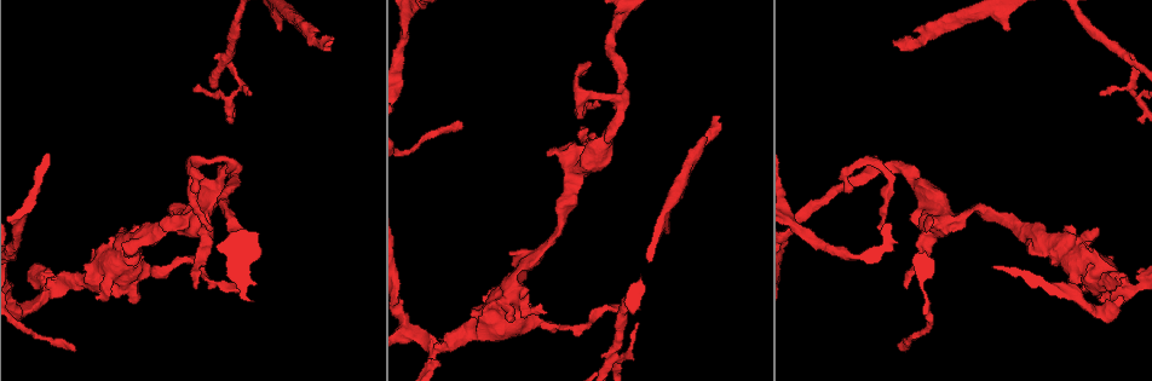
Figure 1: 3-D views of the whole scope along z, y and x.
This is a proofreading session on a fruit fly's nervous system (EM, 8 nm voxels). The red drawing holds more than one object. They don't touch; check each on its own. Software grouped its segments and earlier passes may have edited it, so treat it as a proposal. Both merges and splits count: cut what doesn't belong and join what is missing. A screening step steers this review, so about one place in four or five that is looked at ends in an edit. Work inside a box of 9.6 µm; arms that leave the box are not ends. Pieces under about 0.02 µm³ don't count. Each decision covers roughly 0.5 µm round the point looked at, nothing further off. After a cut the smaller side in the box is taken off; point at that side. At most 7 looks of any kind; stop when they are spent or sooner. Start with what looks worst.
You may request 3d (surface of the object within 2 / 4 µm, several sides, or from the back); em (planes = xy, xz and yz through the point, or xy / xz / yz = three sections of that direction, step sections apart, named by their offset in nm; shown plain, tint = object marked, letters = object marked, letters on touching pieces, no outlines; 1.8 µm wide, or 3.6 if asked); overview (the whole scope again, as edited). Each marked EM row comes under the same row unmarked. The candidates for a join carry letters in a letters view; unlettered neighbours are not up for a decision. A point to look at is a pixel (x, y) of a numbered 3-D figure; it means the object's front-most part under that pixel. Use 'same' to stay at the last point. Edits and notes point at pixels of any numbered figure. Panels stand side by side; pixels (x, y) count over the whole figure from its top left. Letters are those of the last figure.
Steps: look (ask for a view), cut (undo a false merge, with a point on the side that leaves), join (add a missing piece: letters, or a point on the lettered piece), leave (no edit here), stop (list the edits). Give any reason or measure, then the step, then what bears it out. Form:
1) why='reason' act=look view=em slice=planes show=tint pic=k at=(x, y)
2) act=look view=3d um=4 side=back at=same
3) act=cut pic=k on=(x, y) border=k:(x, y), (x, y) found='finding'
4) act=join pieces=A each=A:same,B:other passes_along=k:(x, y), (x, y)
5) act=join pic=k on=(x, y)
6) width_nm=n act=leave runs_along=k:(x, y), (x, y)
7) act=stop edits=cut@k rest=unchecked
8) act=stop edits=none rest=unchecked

why='an open end' act=look view=3d um=2 pic=1 at=(894, 43)

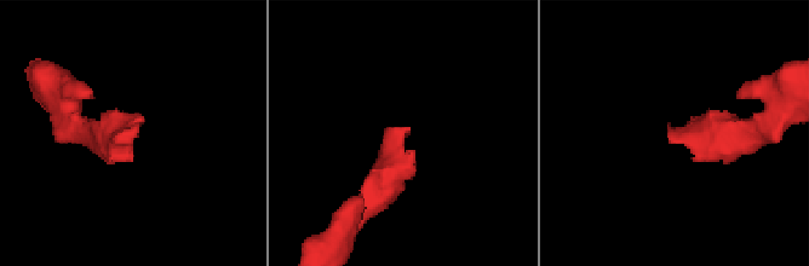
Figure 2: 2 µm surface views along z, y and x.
why='shape alone is not enough' act=look view=em slice=xz step=8 show=letters pic=2 at=(135, 128)

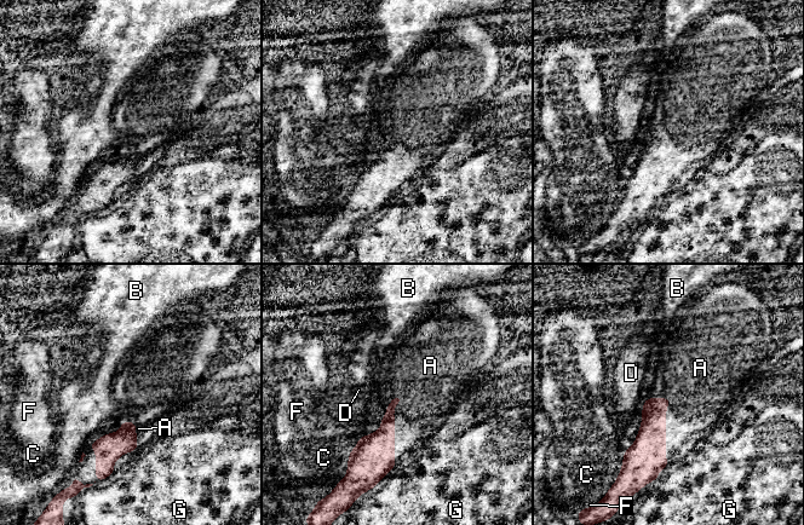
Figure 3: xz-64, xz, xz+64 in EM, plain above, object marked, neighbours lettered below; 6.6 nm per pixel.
act=join pieces=A each=A:same,B:other,C:other,D:other,F:other,G:other passes_along=3:(648, 454), (665, 421), (696, 401) found='it goes on there'

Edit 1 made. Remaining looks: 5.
why='abrupt turn' act=look view=em slice=planes show=letters pic=1 at=(225, 60)

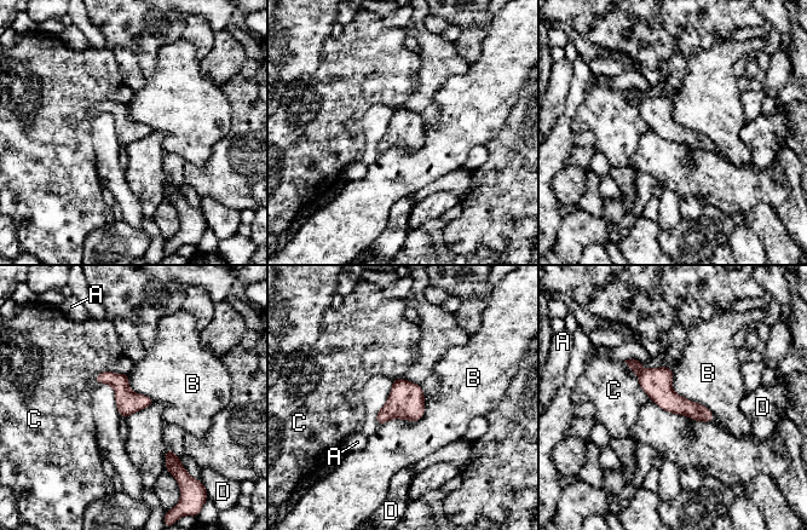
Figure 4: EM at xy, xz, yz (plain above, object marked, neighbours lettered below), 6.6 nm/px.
longest_contact=B:440nm act=leave each=A:other,B:other,C:other,D:other runs_along=4:(630, 362), (669, 401), (710, 418) found='all the same cell'

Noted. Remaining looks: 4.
why='branch point' act=look view=em slice=planes show=tint pic=1 at=(1125, 290)

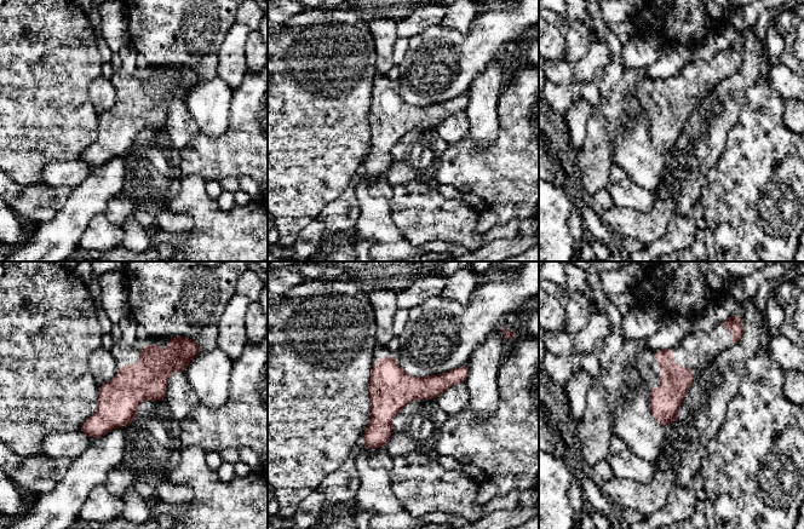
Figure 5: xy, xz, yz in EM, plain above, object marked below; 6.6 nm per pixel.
act=look view=em slice=planes show=letters at=same

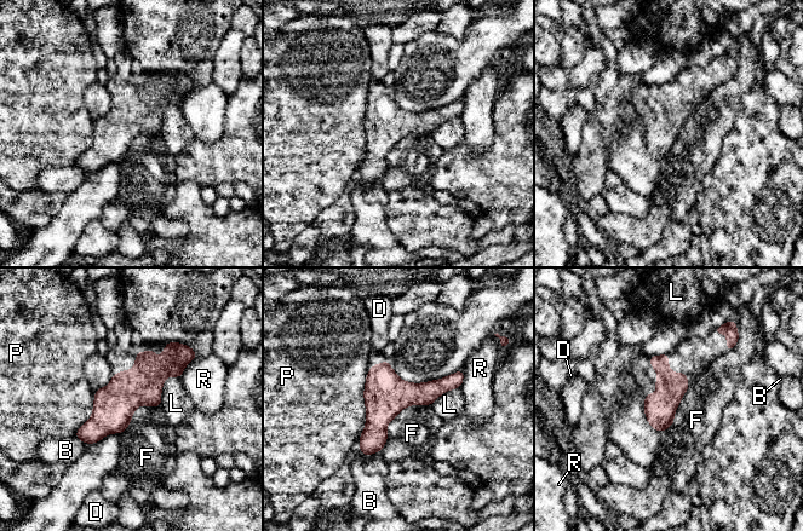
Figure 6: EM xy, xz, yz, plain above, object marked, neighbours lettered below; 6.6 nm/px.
act=leave each=B:other,D:other,F:other,L:other,P:other,R:other border=6:(430, 404), (405, 407), (379, 451) found='one cell here'

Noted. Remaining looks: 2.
act=stop edits=join@3 rest=unchecked

